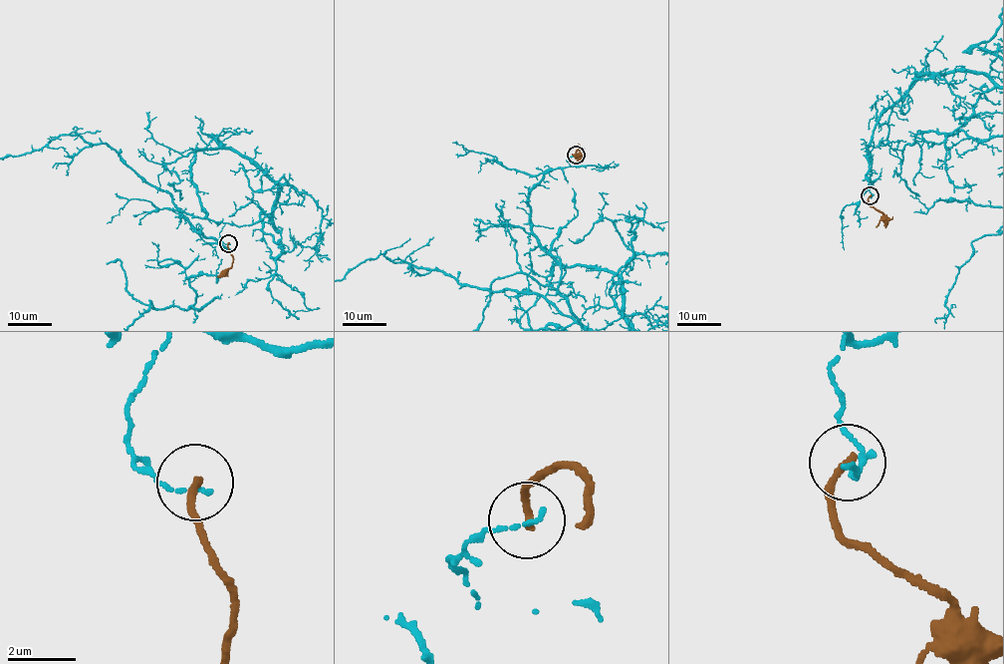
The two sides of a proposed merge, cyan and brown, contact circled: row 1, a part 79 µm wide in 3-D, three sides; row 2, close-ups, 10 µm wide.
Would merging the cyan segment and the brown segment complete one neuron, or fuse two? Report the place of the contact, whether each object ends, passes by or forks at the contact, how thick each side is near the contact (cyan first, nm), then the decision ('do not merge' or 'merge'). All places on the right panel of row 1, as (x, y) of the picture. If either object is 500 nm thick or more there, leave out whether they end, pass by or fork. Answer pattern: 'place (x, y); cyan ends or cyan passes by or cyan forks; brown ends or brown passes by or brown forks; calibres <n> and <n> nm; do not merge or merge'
place (870, 195); cyan ends; brown ends; calibres 140 and 240 nm; do not merge

